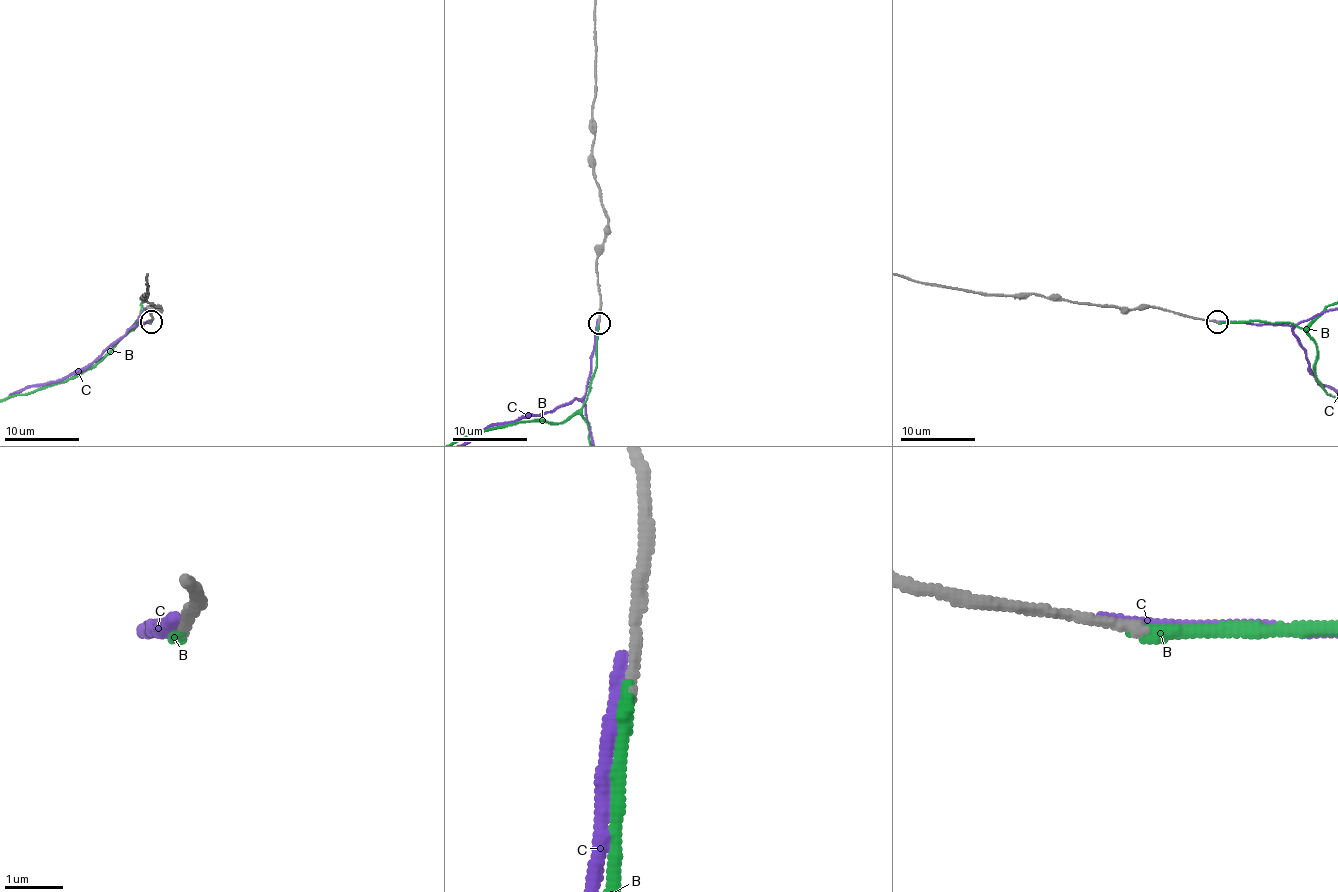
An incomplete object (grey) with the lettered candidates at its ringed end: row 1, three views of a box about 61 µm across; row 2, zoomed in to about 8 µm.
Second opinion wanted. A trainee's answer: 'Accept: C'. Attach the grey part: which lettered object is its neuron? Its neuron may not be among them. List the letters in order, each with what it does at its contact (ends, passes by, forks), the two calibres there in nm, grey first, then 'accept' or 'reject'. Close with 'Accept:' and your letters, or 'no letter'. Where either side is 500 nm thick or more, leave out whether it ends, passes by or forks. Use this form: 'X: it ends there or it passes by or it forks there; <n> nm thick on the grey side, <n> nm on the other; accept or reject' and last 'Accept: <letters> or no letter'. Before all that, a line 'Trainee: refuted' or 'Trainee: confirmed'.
Trainee: refuted
B: it ends there; 180 nm thick on the grey side, 280 nm on the other; accept
C: it ends there; 190 nm thick on the grey side, 260 nm on the other; reject
Accept: B

